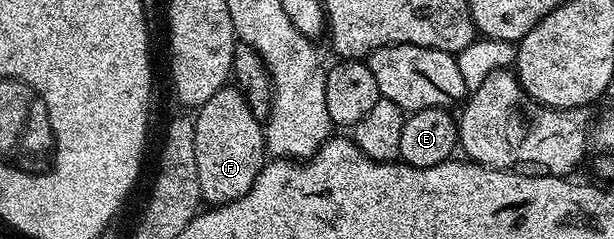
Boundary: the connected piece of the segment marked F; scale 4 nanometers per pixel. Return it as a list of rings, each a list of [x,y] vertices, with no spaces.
[[[235,86],[219,88],[194,116],[194,162],[198,162],[198,182],[200,183],[200,199],[205,205],[215,206],[218,204],[229,204],[250,186],[254,186],[254,178],[264,169],[266,163],[266,141],[264,139],[265,125],[254,114],[250,114],[250,106],[246,98]]]

